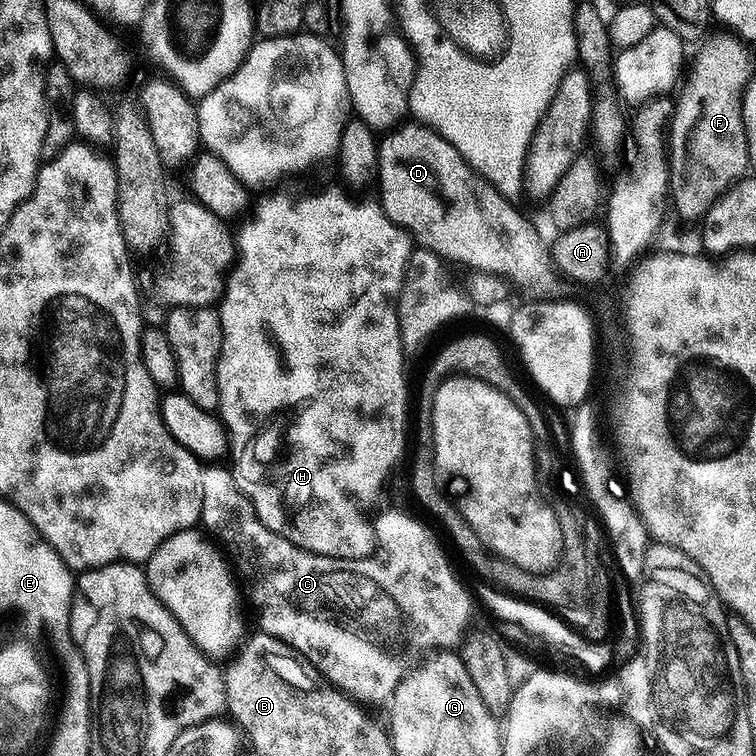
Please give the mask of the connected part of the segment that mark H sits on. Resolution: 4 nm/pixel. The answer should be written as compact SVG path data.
M320 192L317 196L304 196L301 200L291 200L288 196L268 196L260 205L251 213L252 221L245 226L241 232L238 232L238 255L234 261L234 267L229 271L224 286L224 294L218 304L220 313L220 325L222 326L222 350L218 358L218 366L216 367L216 377L218 378L218 398L220 399L220 407L218 415L224 422L224 427L228 430L228 438L233 449L240 448L240 453L236 456L236 461L230 464L232 477L236 479L238 490L242 490L248 496L253 504L261 509L273 508L276 512L285 512L292 519L292 532L290 531L290 539L292 539L298 547L304 548L307 552L316 552L319 556L337 556L339 560L361 560L372 555L376 551L378 543L376 539L376 525L373 517L368 517L368 511L372 508L372 503L380 496L380 491L384 488L384 483L388 480L388 475L392 472L392 467L400 460L400 455L404 452L404 431L410 428L410 408L408 412L408 380L404 377L404 355L406 349L400 340L400 323L398 322L398 314L396 313L396 305L394 303L400 294L400 287L404 281L404 271L408 268L408 259L414 247L414 241L403 228L399 228L394 222L390 222L390 218L385 214L379 203L372 204L355 204L354 201L348 200L349 193L344 192Z

